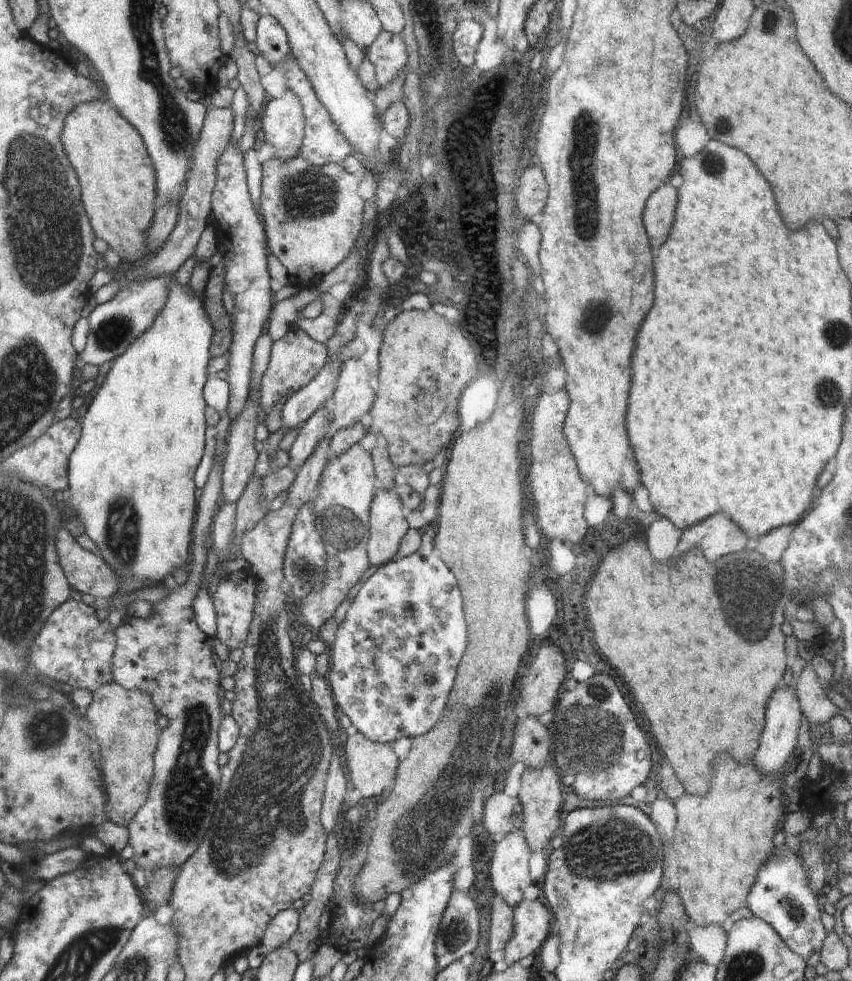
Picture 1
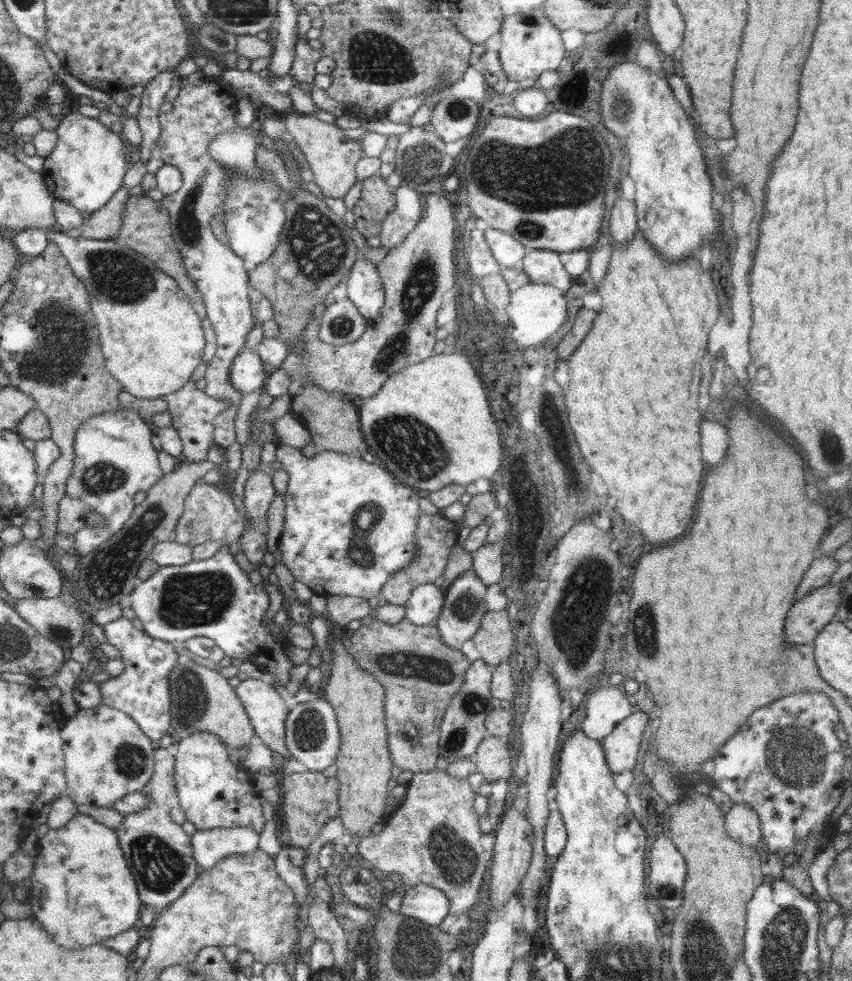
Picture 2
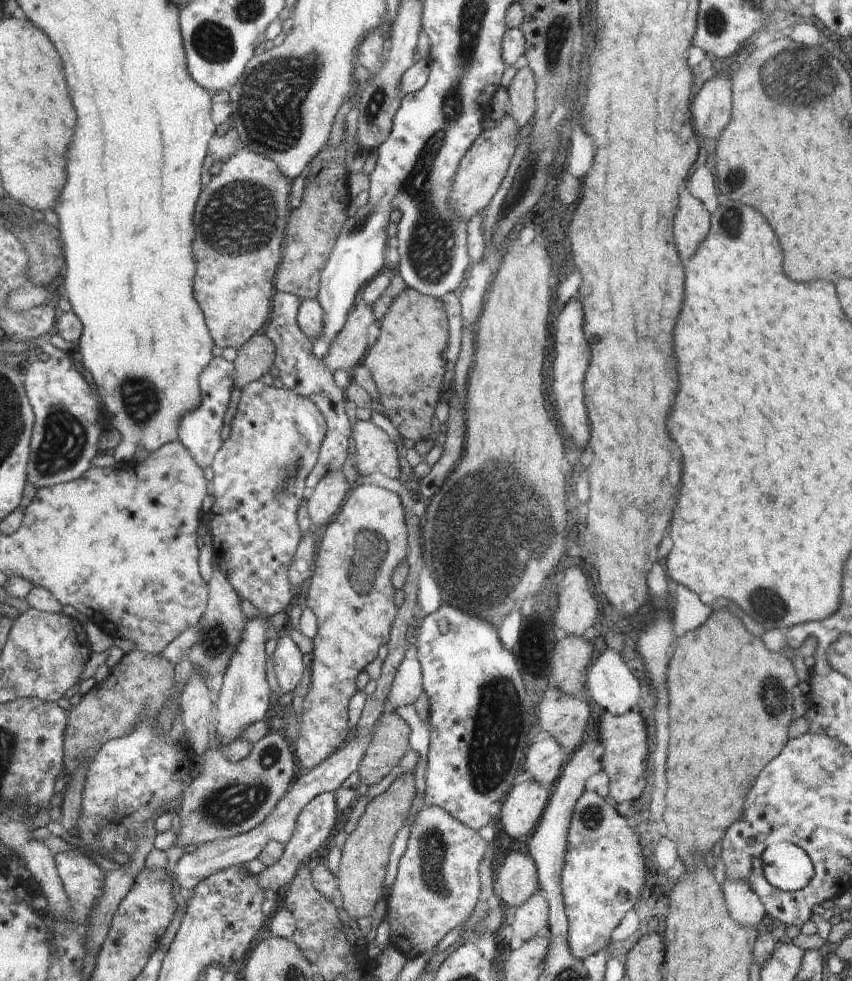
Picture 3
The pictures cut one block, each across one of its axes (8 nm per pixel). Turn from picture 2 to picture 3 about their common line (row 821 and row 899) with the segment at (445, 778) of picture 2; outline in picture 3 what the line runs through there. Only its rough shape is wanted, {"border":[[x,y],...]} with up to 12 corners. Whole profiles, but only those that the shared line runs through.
{"border":[[426,806],[387,896],[390,944],[434,949],[473,914],[488,844]]}

